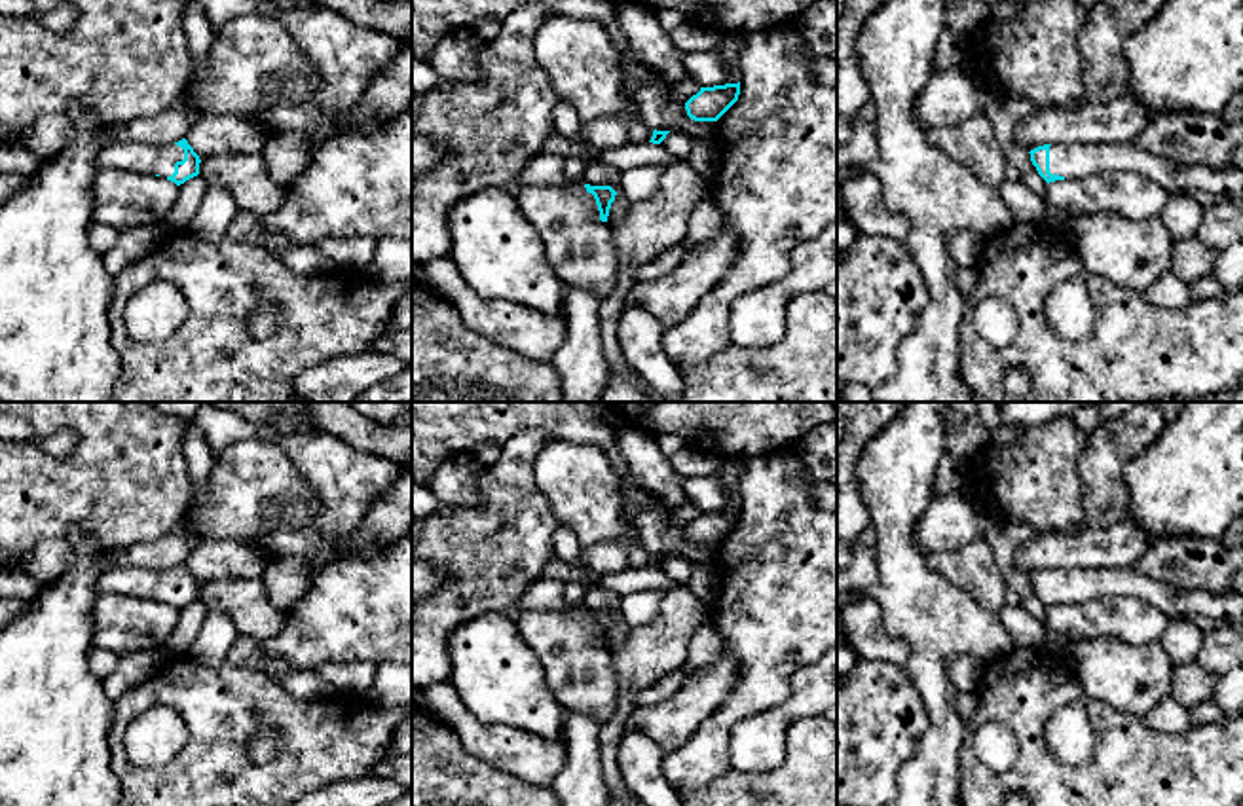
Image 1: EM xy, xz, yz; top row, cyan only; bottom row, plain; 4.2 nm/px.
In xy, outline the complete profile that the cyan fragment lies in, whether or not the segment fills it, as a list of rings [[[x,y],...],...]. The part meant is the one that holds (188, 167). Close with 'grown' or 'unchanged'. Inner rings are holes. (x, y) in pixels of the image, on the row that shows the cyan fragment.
[[[121,137],[97,156],[97,171],[114,167],[127,173],[159,174],[176,186],[199,174],[199,156],[186,138],[175,144],[150,146]]] | grown

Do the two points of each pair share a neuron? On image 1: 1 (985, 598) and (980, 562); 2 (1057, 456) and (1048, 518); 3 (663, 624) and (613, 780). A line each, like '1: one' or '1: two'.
1: one
2: one
3: one

